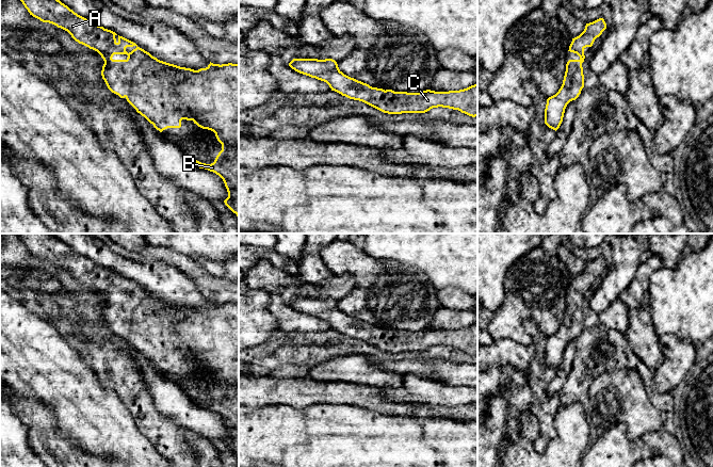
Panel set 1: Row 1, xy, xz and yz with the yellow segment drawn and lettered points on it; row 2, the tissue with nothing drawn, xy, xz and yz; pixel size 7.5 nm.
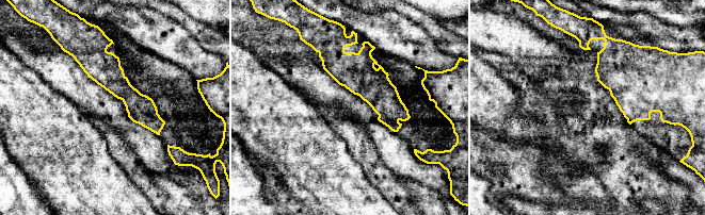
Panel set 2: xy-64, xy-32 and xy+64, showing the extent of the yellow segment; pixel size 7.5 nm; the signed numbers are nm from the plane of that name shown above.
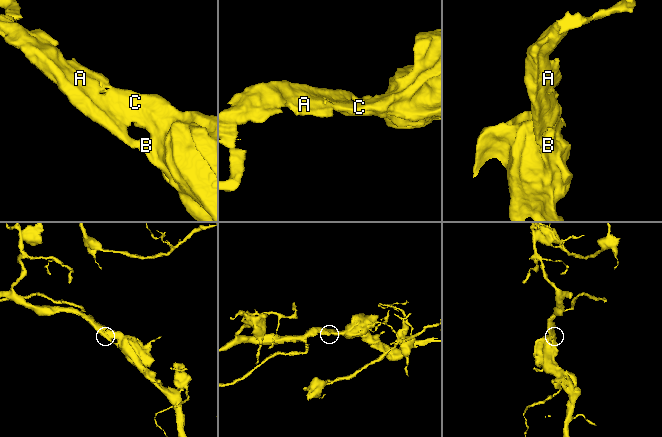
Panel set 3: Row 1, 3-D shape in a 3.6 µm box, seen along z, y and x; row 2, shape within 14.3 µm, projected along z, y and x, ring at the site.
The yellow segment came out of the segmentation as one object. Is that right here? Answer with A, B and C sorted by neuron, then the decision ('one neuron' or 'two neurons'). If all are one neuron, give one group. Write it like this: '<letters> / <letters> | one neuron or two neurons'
A B C | one neuron

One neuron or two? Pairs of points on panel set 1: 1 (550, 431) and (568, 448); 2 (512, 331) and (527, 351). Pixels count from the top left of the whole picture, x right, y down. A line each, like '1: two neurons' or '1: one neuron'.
1: two neurons
2: two neurons

